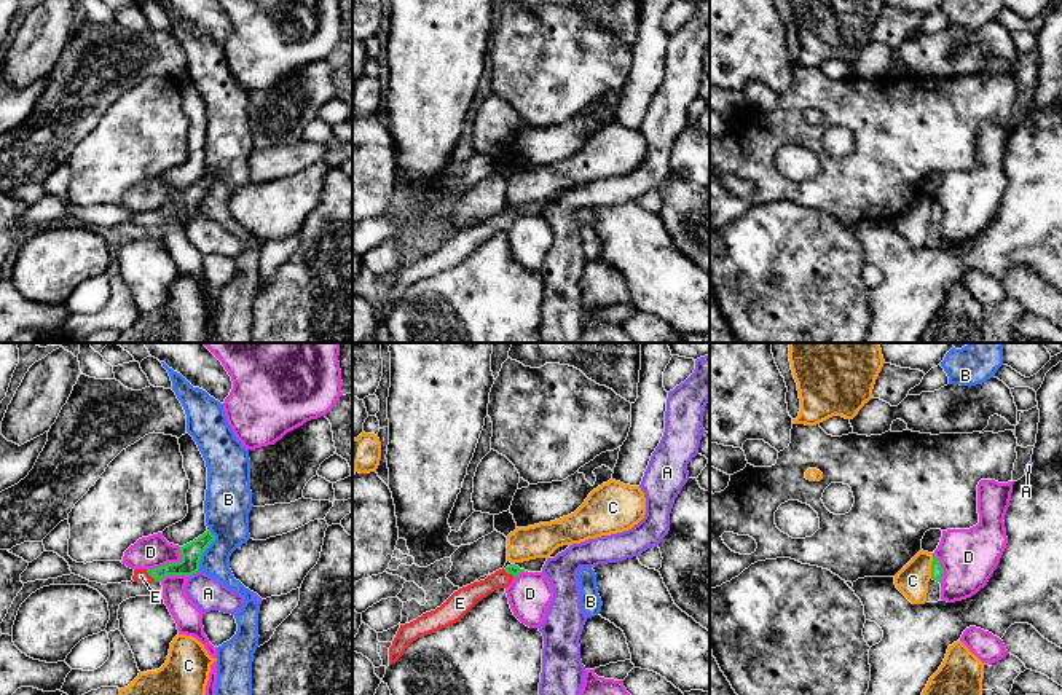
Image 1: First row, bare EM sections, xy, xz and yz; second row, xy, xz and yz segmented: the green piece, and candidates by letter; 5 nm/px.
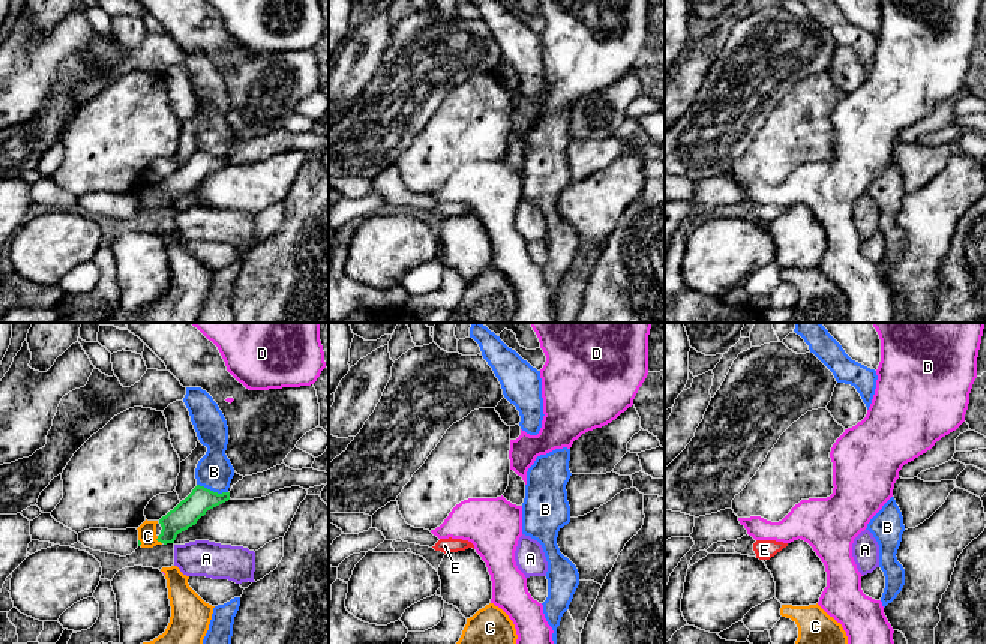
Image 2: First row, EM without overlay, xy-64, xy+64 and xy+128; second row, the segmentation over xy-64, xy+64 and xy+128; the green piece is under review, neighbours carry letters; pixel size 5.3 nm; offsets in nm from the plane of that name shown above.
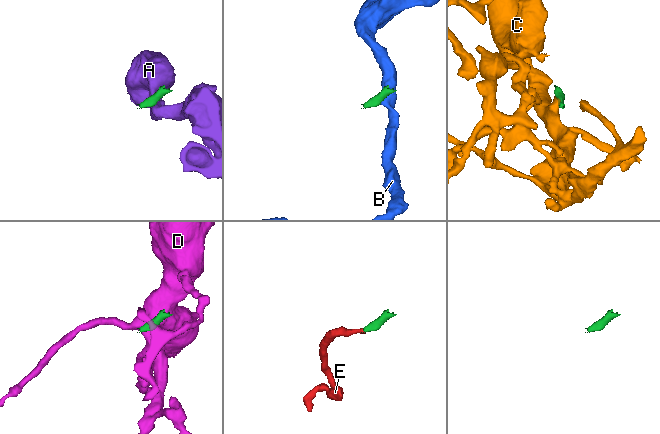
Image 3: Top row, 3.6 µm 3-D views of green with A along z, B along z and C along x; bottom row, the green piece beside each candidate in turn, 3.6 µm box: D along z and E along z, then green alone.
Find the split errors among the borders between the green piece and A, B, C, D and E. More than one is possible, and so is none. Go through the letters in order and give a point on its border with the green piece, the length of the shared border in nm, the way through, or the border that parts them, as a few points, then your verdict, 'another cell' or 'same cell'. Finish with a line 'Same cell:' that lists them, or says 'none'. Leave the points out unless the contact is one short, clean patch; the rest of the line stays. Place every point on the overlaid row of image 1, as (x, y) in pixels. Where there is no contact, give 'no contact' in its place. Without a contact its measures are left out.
A: meets green in xy at (193, 573); contact 70 nm long; border along xy (198, 569), (188, 577); another cell
B: meets green in xy at (206, 547); contact 220 nm long; border along xy (208, 528), (214, 541), (201, 555), (198, 569); another cell
C: meets green in yz at (932, 566); contact 120 nm long; border along yz (933, 555), (930, 577); another cell
D: meets green in xy at (169, 563); contact 200 nm long; border along xy (180, 547), (180, 558), (177, 561), (168, 561), (147, 569); another cell
E: meets green in xy at (150, 576); contact 80 nm long; runs through xy (192, 552), (179, 568), (150, 576), (141, 576); same cell
Same cell: E

